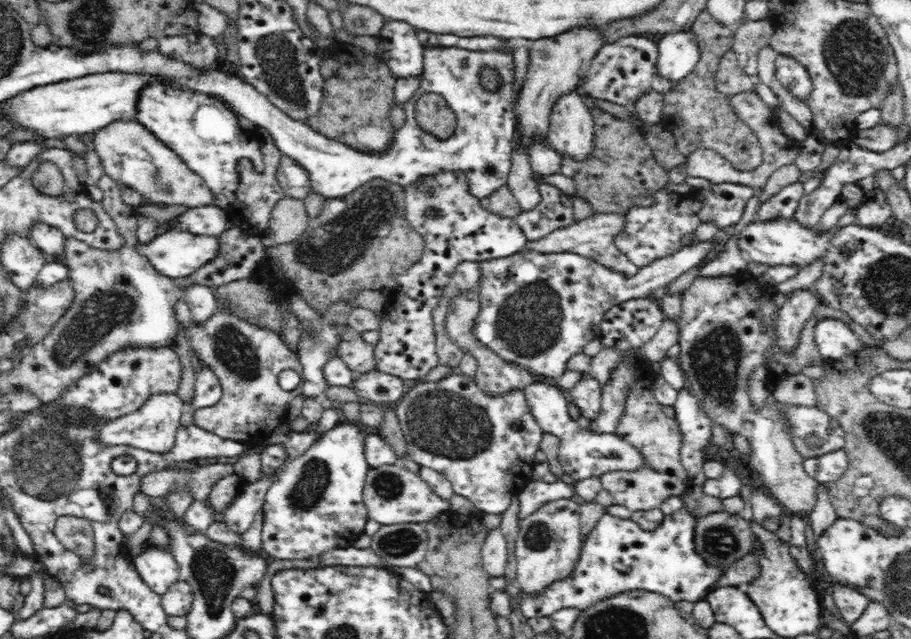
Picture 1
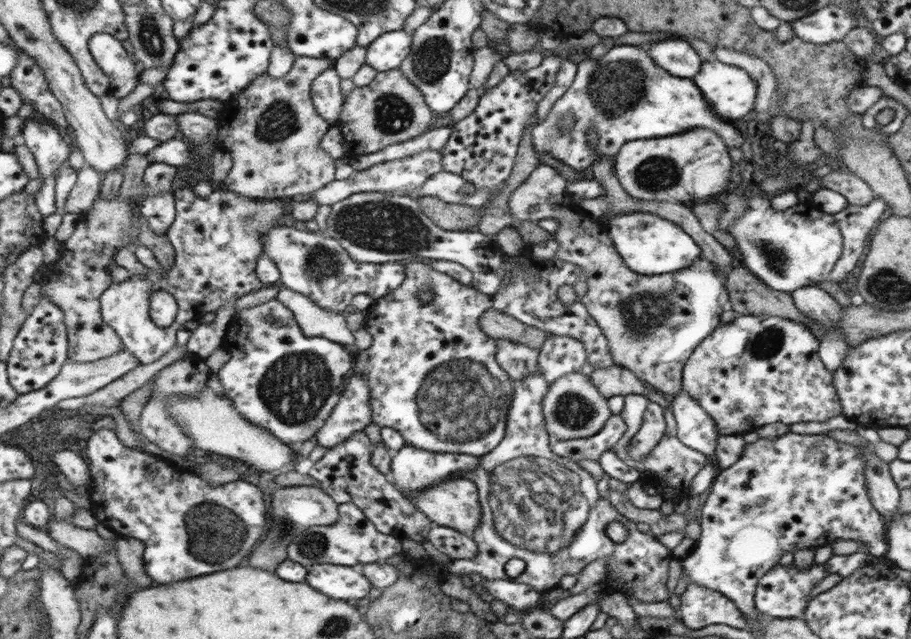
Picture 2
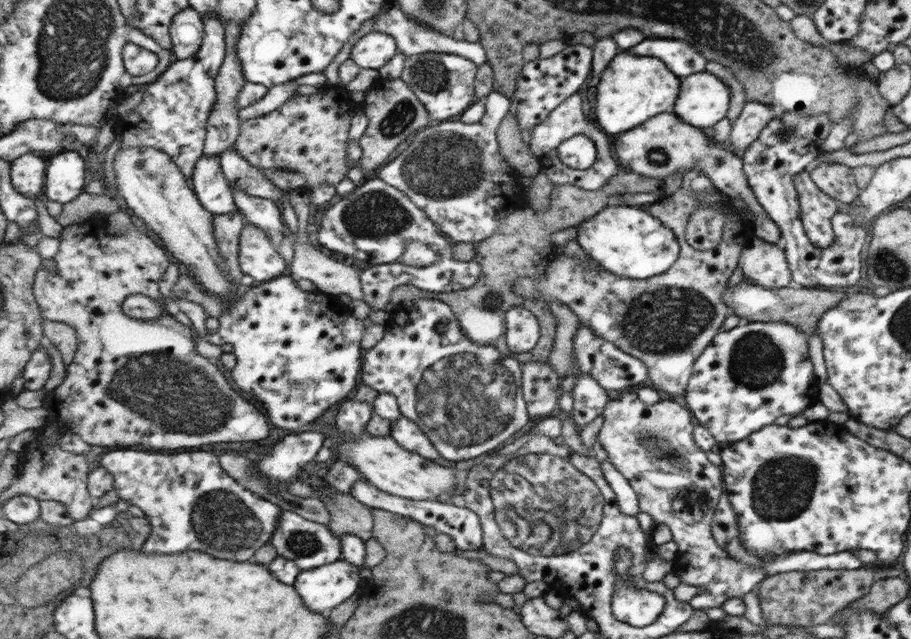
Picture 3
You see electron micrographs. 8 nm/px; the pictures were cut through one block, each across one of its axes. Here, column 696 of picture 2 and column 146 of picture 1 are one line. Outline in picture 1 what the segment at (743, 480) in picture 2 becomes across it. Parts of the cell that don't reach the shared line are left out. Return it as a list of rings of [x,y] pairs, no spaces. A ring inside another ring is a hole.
[[[150,537],[132,563],[140,578],[156,594],[163,595],[172,584],[180,581],[178,563],[168,546],[154,544]]]

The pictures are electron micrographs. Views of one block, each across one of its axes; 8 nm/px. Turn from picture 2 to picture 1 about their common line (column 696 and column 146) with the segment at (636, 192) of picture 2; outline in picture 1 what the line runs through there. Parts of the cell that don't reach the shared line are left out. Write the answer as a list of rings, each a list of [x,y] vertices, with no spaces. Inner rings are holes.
[[[114,121],[94,134],[94,148],[104,173],[122,190],[130,188],[154,205],[212,208],[214,195],[205,181],[138,121]]]

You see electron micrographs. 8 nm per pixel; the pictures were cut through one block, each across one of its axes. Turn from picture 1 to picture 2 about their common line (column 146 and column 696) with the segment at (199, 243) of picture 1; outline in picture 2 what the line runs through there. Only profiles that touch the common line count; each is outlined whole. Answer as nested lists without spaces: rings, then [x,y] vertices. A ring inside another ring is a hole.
[[[621,213],[608,220],[607,232],[628,269],[644,275],[665,274],[687,268],[699,258],[701,250],[693,238],[666,218],[653,213]]]

